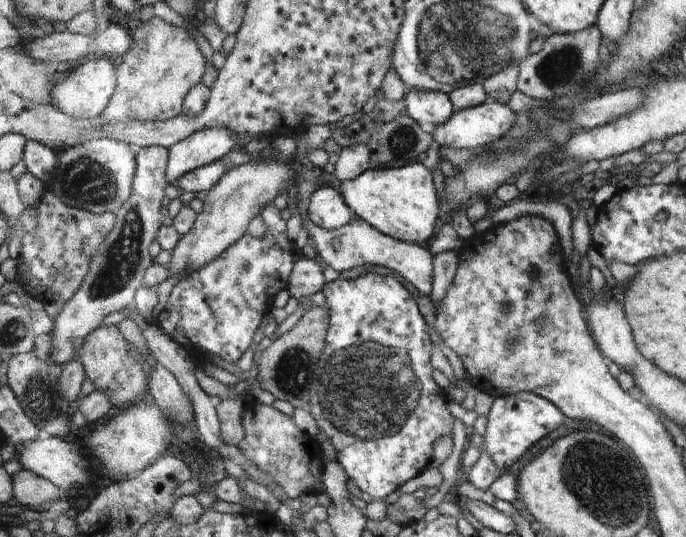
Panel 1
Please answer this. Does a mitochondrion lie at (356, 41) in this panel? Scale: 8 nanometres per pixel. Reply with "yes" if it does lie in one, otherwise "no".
no

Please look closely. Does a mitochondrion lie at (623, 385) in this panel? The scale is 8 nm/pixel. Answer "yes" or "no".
no

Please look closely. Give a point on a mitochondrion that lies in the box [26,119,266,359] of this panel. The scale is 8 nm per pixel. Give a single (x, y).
(122, 260)

